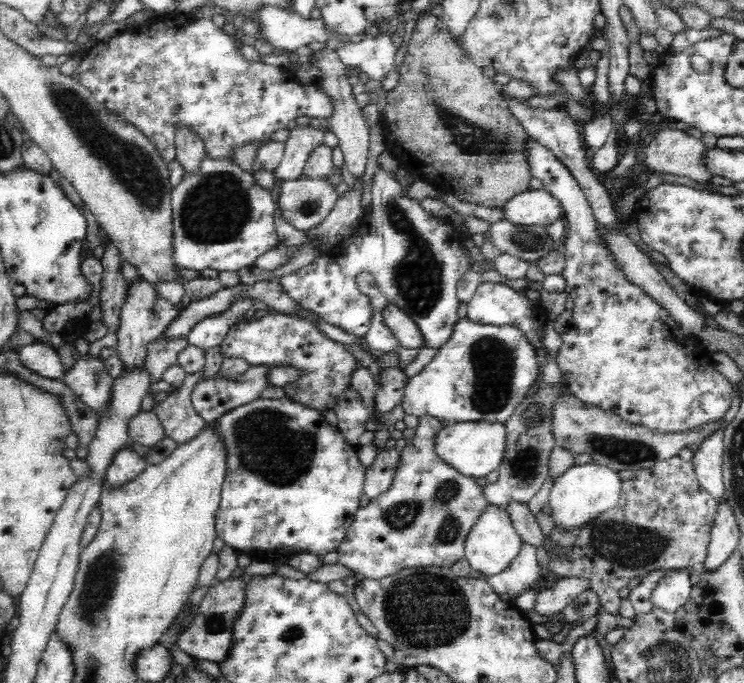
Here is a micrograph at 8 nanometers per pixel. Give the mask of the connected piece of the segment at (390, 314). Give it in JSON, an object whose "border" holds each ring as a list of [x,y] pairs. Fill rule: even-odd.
{"border":[[[388,303],[381,312],[385,325],[404,348],[423,348],[423,336],[419,327],[399,306]]]}

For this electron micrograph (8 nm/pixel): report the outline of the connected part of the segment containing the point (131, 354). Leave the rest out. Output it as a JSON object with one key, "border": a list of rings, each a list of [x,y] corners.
{"border":[[[143,278],[128,283],[128,296],[124,300],[124,306],[122,306],[119,328],[115,337],[115,352],[124,362],[124,373],[128,370],[140,370],[142,366],[145,366],[148,344],[163,334],[163,330],[179,317],[178,313],[179,308],[160,298],[155,293],[153,285]]]}

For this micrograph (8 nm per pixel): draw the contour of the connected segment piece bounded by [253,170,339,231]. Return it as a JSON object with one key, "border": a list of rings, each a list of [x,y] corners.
{"border":[[[257,170],[254,173],[256,183],[264,189],[274,189],[278,194],[278,205],[281,214],[287,222],[290,222],[294,228],[307,231],[320,221],[334,208],[339,195],[336,189],[328,180],[313,180],[302,176],[297,180],[284,182],[277,186],[273,172],[266,170]]]}

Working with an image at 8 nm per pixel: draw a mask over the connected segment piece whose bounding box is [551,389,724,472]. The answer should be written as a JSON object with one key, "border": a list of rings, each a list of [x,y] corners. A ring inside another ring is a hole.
{"border":[[[566,389],[564,396],[558,397],[558,402],[554,404],[551,433],[554,436],[554,443],[572,455],[590,454],[596,463],[620,472],[628,468],[636,470],[648,468],[658,462],[674,458],[688,445],[704,442],[704,438],[708,438],[709,434],[720,429],[720,426],[724,426],[724,419],[696,429],[667,434],[667,431],[652,430],[625,422],[615,413],[604,412],[598,407],[581,402]]]}

